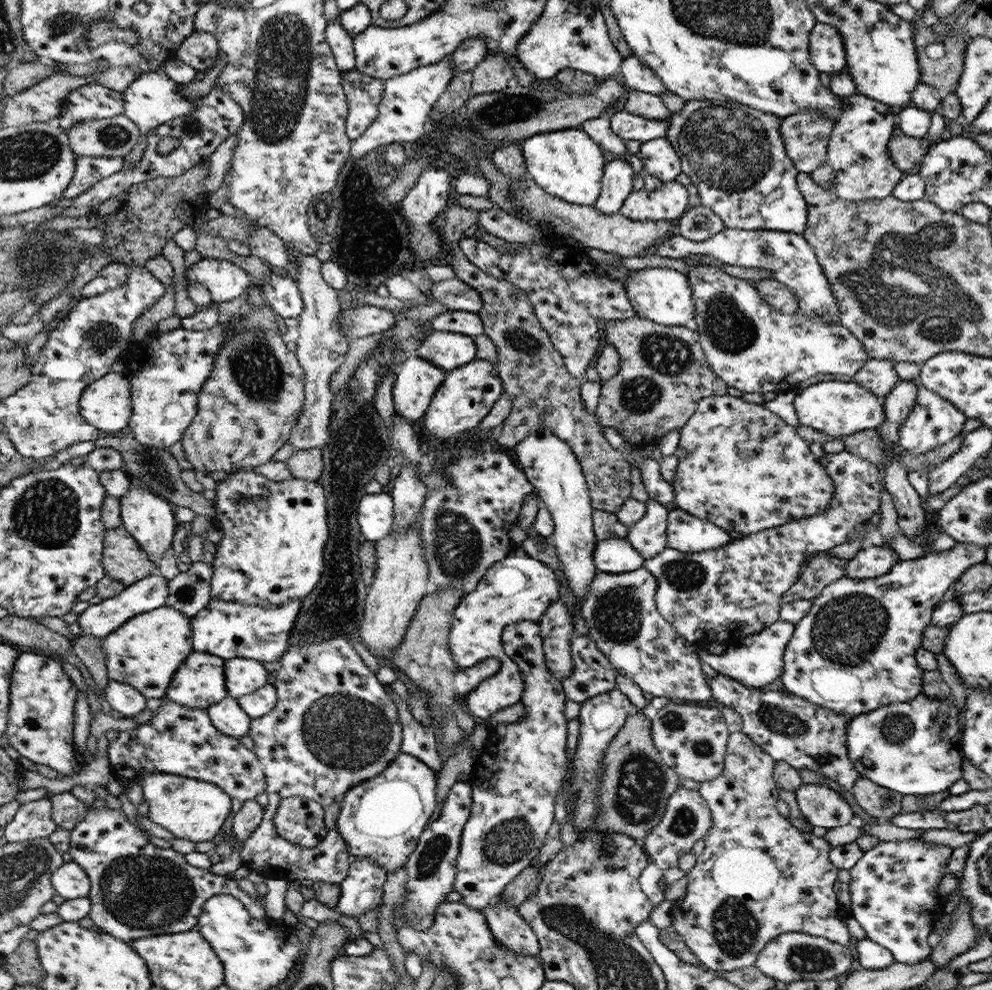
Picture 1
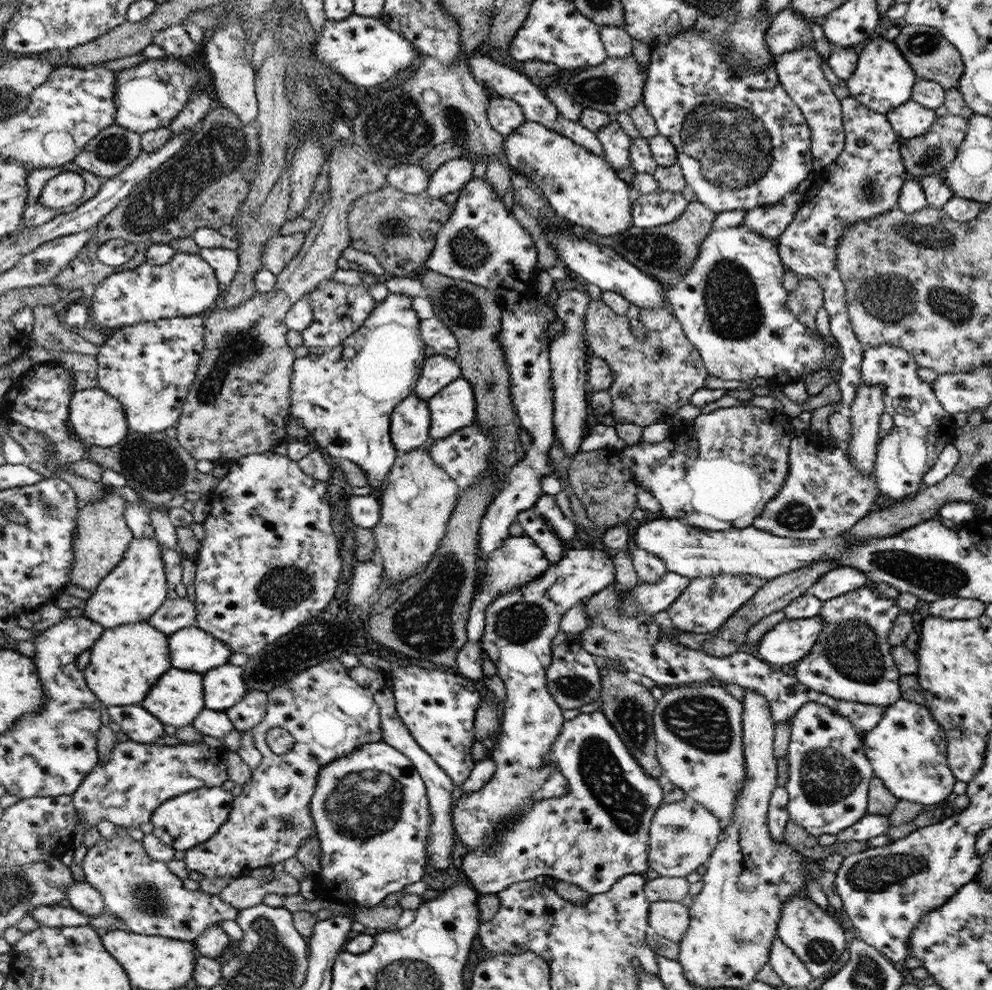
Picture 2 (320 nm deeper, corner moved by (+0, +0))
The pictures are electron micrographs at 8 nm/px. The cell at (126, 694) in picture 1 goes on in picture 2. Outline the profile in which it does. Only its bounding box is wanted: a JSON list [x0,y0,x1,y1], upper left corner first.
[107,705,165,744]

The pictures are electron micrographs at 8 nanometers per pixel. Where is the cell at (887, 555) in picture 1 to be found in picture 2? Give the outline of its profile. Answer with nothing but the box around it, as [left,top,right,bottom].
[807,566,869,601]

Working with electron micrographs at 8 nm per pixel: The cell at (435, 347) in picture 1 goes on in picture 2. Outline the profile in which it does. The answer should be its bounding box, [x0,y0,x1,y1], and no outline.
[414,354,462,399]

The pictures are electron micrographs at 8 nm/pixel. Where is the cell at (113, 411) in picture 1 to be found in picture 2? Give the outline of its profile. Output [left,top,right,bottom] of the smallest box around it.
[70,386,130,447]

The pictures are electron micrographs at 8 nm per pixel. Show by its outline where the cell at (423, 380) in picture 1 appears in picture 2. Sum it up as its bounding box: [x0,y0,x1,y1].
[391,392,431,453]

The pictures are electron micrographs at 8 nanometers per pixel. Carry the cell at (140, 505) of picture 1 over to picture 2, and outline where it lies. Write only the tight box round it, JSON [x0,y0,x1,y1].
[81,539,166,629]

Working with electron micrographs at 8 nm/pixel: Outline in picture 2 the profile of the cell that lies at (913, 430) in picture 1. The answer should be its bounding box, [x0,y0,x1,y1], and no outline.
[861,345,959,502]

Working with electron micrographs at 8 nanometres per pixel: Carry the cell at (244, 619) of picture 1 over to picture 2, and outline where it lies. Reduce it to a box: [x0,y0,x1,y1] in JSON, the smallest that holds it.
[168,626,232,674]

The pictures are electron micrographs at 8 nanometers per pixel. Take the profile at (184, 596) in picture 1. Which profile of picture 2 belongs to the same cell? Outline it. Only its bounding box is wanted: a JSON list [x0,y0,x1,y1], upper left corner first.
[147,596,196,636]

